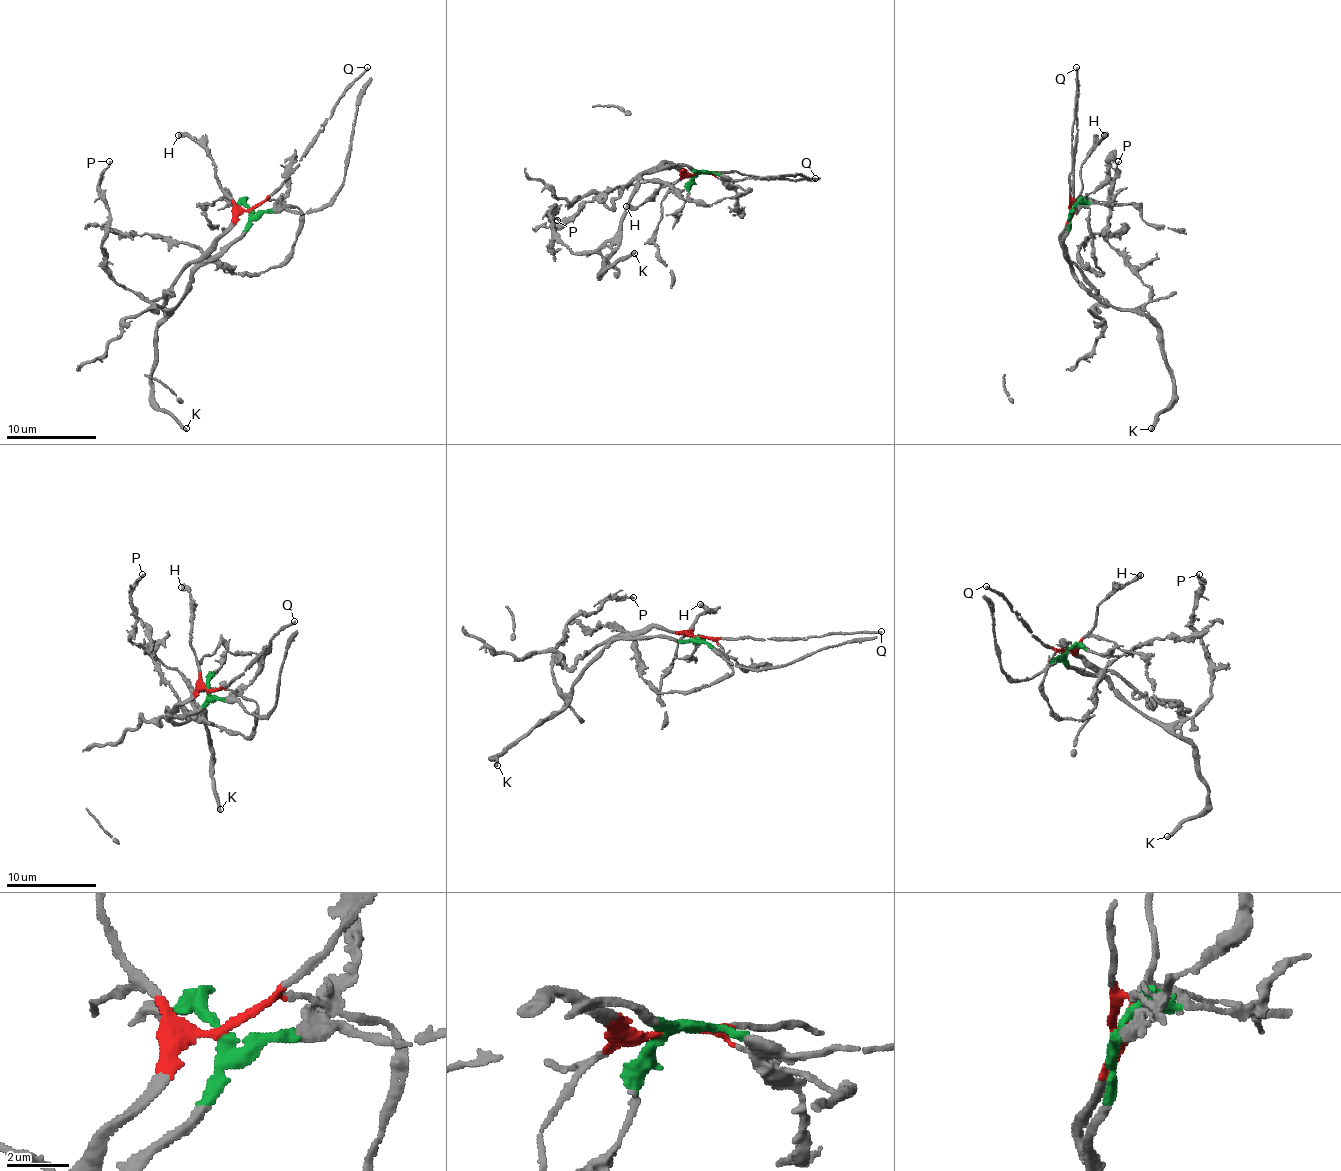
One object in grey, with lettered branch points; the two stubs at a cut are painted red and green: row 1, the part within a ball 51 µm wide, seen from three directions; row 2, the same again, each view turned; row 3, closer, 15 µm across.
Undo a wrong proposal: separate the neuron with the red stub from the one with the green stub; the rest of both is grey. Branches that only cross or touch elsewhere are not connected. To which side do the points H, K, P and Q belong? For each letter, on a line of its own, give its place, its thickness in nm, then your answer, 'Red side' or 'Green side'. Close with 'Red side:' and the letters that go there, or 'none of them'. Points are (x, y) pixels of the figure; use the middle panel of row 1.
H: Place: (626, 206). Thickness 400 nm. Red side
K: Place: (634, 253). Thickness 280 nm. Green side
P: Place: (557, 220). Thickness 160 nm. Green side
Q: Place: (815, 178). Thickness 180 nm. Red side
Red side: H, Q

